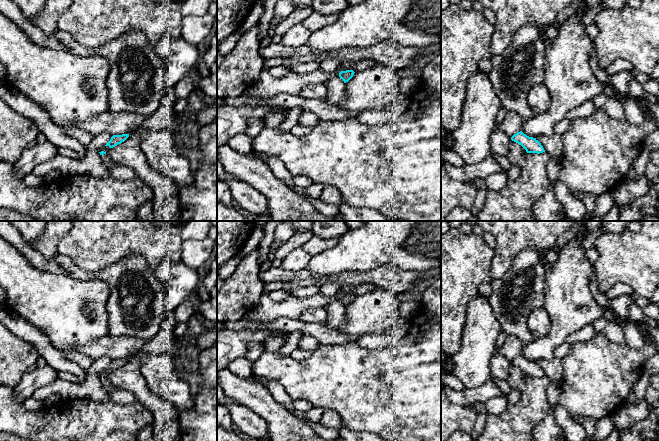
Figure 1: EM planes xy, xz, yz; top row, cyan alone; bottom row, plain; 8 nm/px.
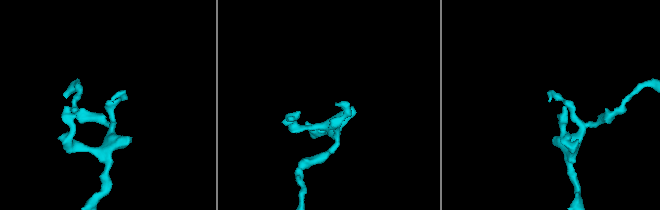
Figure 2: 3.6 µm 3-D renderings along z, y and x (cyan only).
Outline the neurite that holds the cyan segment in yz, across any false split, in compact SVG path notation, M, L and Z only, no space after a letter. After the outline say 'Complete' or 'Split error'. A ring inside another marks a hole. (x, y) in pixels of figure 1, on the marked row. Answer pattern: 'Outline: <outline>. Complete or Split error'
Outline: M522 131L514 134L511 137L511 140L520 144L526 150L527 153L540 154L545 152L543 146L536 138L529 137Z. Complete

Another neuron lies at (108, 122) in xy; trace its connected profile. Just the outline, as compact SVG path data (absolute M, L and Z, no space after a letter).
M106 111L100 115L86 119L83 122L73 123L62 127L69 132L71 129L82 129L89 132L93 137L100 133L113 135L132 134L137 127L143 126L147 117L135 113L113 113Z

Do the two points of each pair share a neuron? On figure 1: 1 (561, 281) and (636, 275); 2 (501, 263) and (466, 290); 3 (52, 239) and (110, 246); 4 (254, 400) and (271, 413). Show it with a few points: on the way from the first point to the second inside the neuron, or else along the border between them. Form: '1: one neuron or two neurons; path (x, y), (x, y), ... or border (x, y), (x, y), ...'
1: two neurons; border (592, 264), (593, 276)
2: two neurons; border (494, 248), (494, 256), (491, 262), (492, 278)
3: two neurons; border (69, 231), (58, 243), (57, 253)
4: one neuron; path (258, 400), (267, 409)

